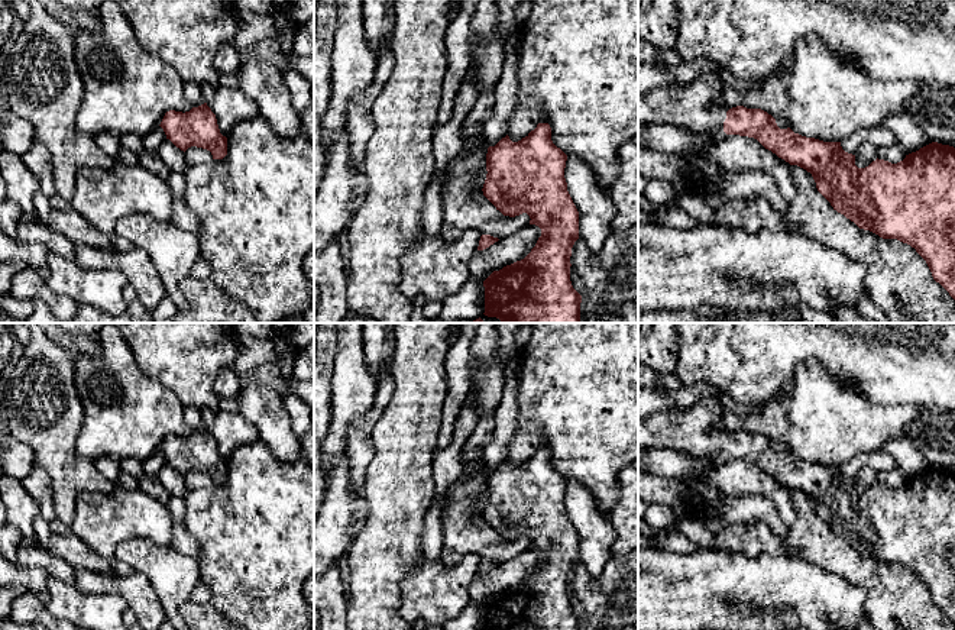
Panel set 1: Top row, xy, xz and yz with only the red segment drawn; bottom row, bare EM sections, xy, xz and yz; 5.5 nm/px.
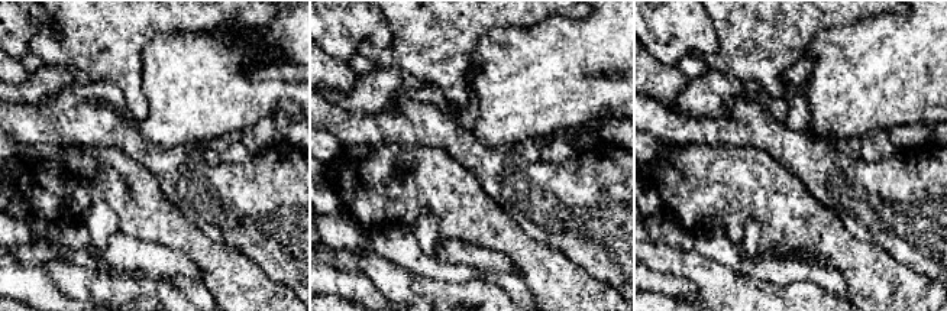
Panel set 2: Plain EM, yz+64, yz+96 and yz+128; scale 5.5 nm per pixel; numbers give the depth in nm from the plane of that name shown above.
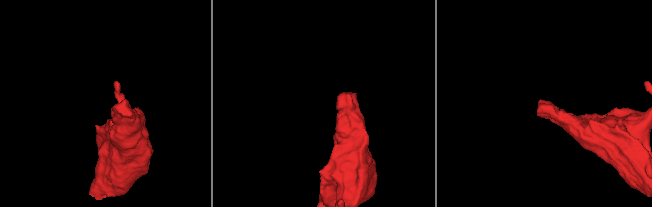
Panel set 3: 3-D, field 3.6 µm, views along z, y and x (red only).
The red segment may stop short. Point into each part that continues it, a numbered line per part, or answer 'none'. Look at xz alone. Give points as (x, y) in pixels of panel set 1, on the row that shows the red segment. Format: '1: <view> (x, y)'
none

